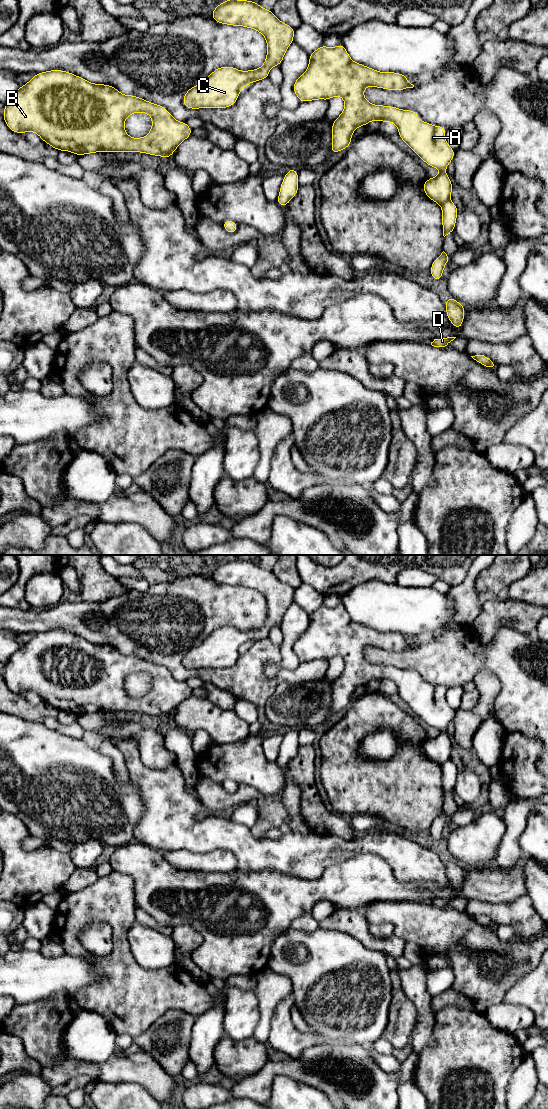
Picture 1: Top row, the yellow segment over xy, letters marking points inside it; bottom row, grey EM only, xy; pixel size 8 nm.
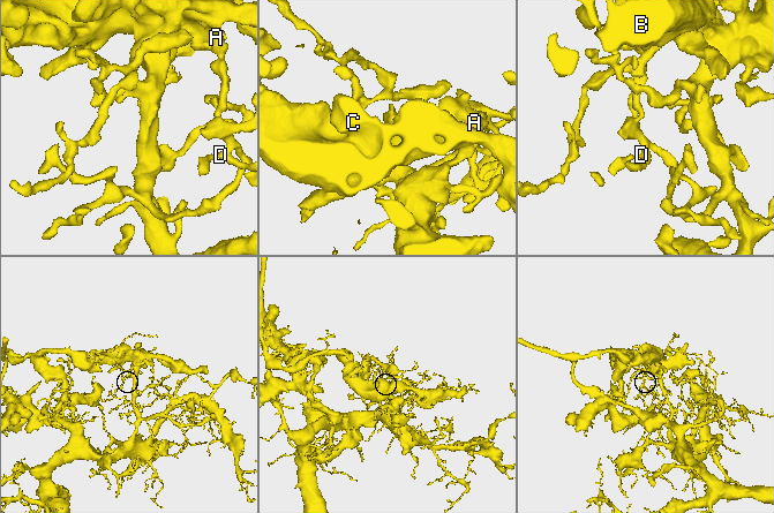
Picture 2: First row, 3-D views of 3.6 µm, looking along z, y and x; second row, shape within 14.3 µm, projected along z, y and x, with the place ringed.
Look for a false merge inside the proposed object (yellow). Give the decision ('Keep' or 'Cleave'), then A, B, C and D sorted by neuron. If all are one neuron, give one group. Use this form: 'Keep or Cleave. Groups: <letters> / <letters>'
Cleave. Groups: A B C / D

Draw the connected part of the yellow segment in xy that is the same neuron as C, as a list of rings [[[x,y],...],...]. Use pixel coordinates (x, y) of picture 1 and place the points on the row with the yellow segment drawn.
[[[226,0],[218,4],[210,16],[220,24],[242,26],[260,32],[265,37],[267,43],[266,60],[260,68],[254,70],[240,71],[232,66],[215,69],[201,83],[185,92],[183,105],[188,109],[217,109],[233,106],[244,87],[252,82],[268,79],[270,69],[276,65],[281,66],[288,47],[294,42],[295,29],[293,27],[281,22],[271,10],[264,9],[258,3],[250,0]]]

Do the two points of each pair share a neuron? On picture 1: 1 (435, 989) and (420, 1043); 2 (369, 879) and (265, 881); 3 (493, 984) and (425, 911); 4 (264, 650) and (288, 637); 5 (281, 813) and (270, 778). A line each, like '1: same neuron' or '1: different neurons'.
1: different neurons
2: same neuron
3: same neuron
4: different neurons
5: different neurons

